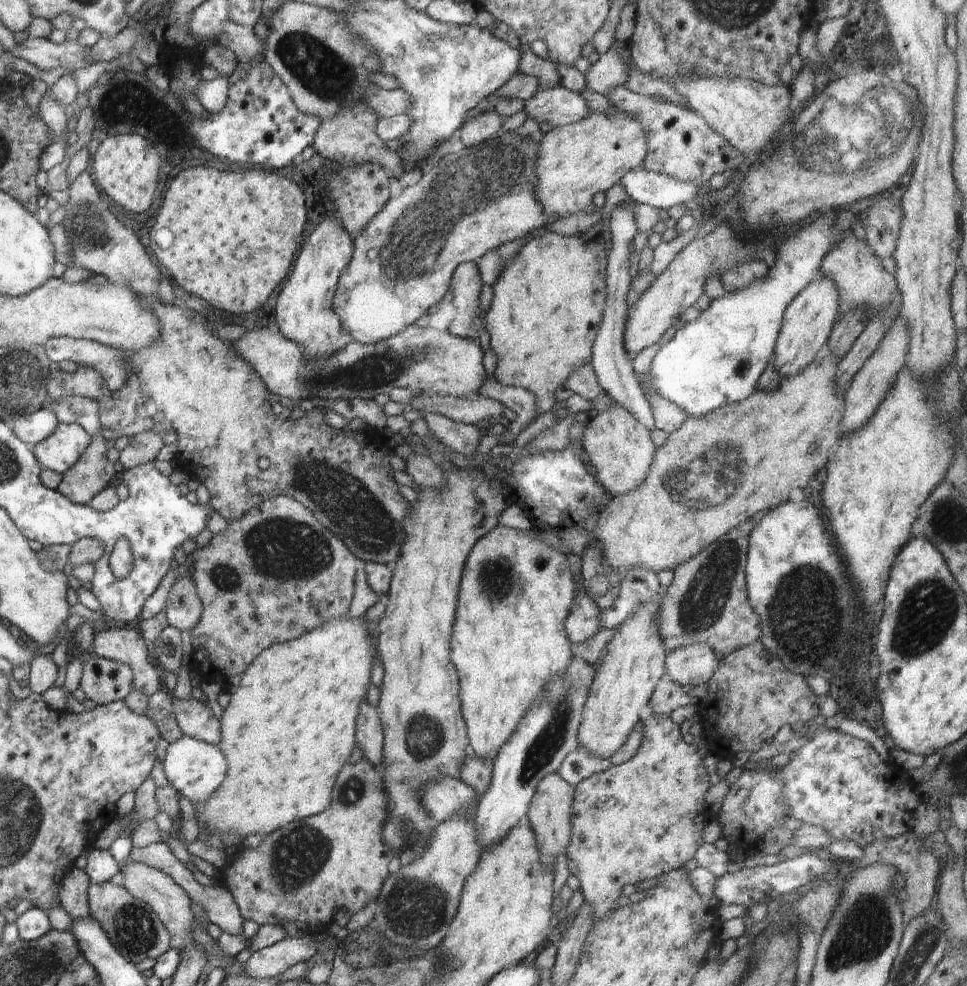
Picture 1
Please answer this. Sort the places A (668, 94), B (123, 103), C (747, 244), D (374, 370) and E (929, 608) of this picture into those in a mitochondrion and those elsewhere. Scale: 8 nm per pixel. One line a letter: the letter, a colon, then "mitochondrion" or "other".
A: other
B: mitochondrion
C: mitochondrion
D: mitochondrion
E: mitochondrion

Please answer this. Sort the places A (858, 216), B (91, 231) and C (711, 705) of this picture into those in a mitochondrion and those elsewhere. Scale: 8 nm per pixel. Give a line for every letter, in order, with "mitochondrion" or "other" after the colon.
A: other
B: mitochondrion
C: other

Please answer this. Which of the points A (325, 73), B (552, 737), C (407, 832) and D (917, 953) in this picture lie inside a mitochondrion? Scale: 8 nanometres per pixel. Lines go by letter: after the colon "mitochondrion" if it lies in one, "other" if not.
A: mitochondrion
B: mitochondrion
C: mitochondrion
D: mitochondrion

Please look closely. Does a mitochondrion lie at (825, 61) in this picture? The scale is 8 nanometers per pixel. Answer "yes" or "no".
no

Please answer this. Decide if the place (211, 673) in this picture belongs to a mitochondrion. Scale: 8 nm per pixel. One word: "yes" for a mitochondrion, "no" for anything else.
no

